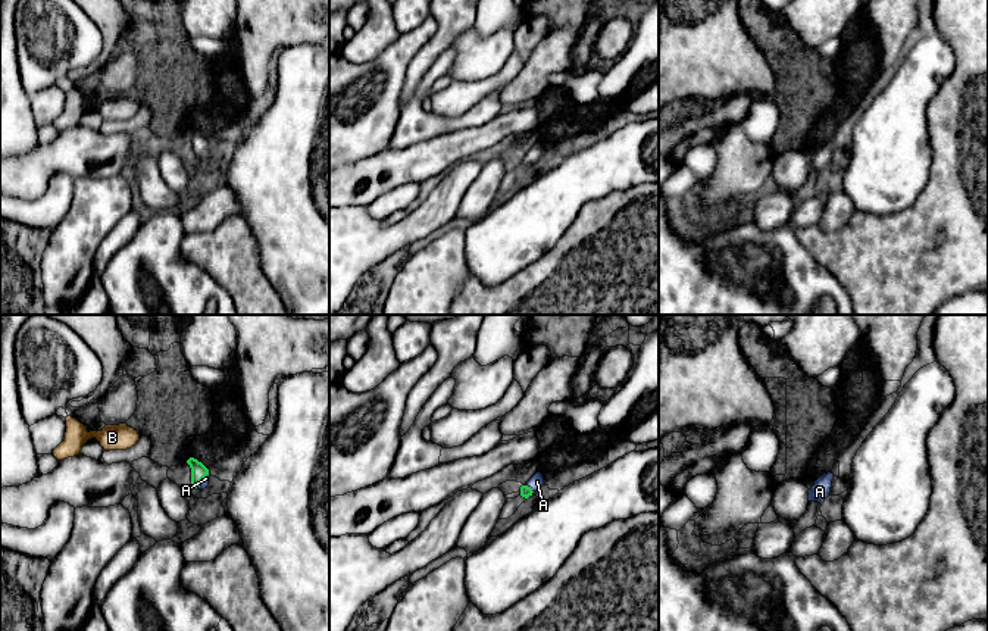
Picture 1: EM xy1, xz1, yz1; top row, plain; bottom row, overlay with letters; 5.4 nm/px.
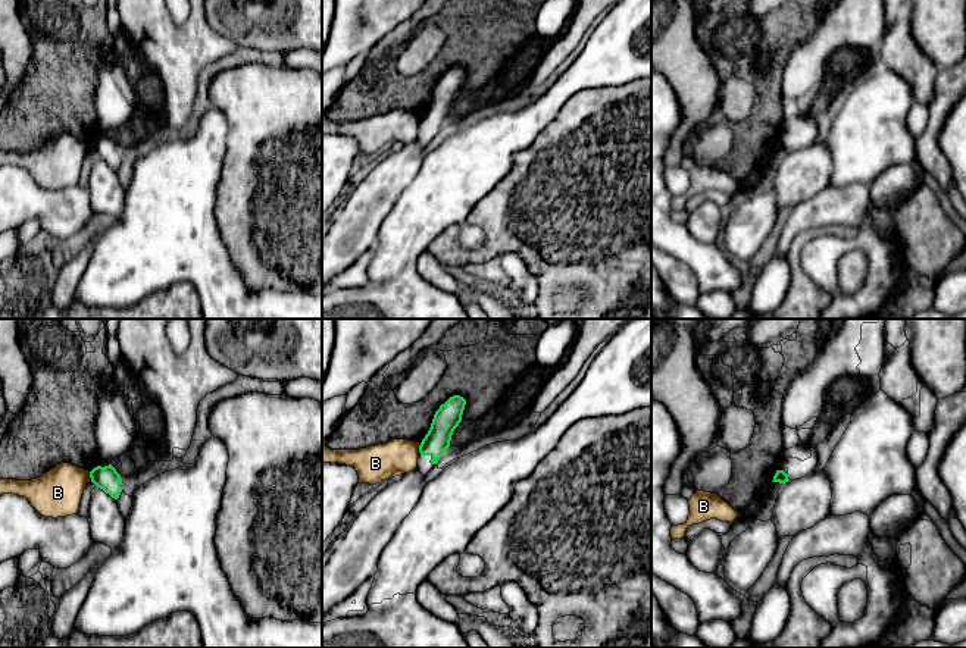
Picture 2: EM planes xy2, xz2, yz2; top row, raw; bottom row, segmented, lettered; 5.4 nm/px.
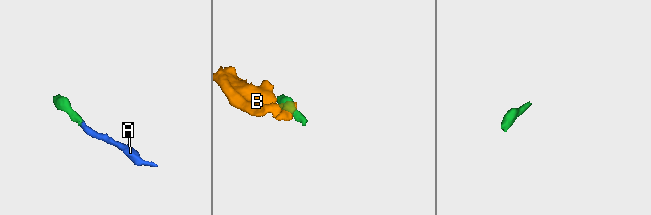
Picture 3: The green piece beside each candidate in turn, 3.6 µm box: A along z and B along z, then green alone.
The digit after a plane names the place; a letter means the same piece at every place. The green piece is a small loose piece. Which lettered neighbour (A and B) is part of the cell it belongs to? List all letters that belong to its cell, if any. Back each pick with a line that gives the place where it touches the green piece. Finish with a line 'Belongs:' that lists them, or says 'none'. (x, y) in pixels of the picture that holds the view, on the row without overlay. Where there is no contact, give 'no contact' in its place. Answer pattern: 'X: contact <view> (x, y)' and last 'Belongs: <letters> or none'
A: contact xy1 (202, 152)
Belongs: A

